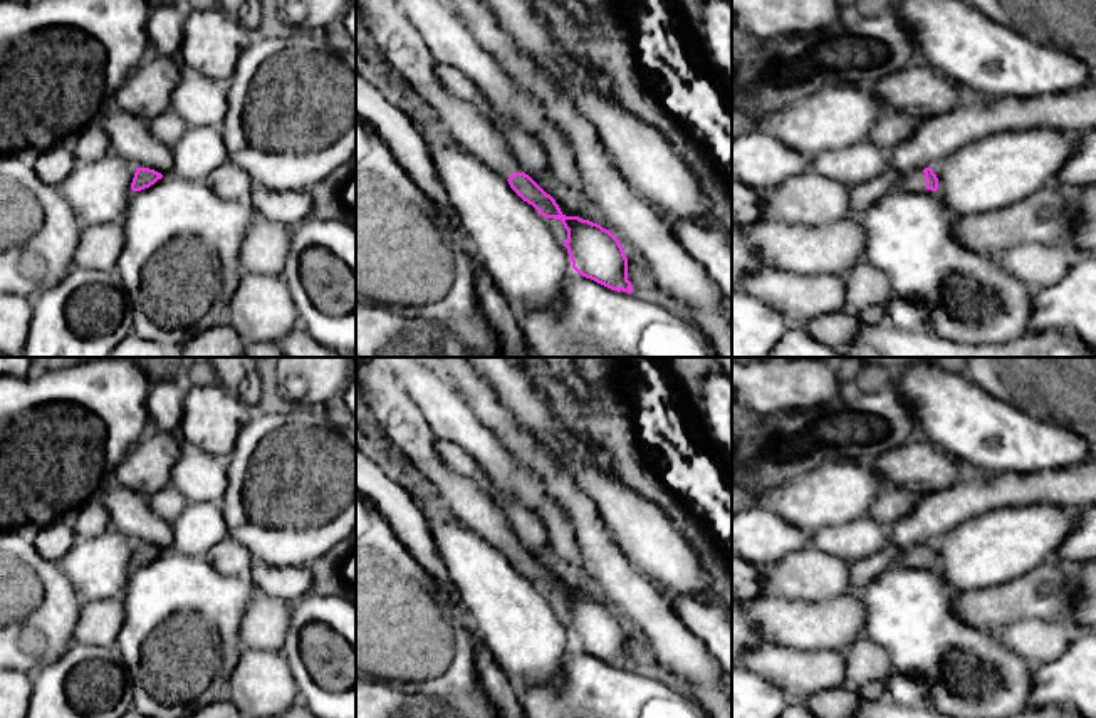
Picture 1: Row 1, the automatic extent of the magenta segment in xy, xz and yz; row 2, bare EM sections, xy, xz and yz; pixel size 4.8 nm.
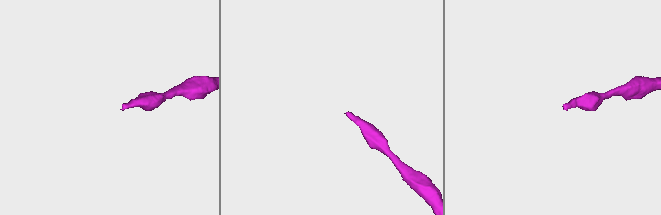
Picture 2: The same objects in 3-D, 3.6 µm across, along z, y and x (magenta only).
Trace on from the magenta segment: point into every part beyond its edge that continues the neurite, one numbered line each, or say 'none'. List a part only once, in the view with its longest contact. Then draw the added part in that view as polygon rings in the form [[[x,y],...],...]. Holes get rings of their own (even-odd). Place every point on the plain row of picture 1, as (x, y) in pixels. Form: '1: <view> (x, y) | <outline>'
1: yz (915, 557) | [[[915,545],[903,552],[895,564],[896,565],[905,565],[905,567],[913,567],[913,569],[935,569],[932,565],[926,565],[926,555],[923,545]]]

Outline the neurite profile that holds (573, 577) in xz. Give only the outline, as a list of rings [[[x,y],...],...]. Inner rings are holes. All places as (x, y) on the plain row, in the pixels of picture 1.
[[[549,544],[544,552],[534,554],[534,557],[556,575],[562,591],[579,592],[582,596],[598,599],[603,604],[609,606],[619,616],[628,634],[628,656],[631,658],[633,664],[656,661],[645,634],[606,601],[604,592],[589,577],[582,564],[571,564],[557,559]]]

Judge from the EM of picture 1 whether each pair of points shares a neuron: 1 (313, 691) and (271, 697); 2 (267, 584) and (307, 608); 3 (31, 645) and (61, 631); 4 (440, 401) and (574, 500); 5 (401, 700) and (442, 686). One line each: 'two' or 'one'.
1: two
2: two
3: one
4: two
5: two

